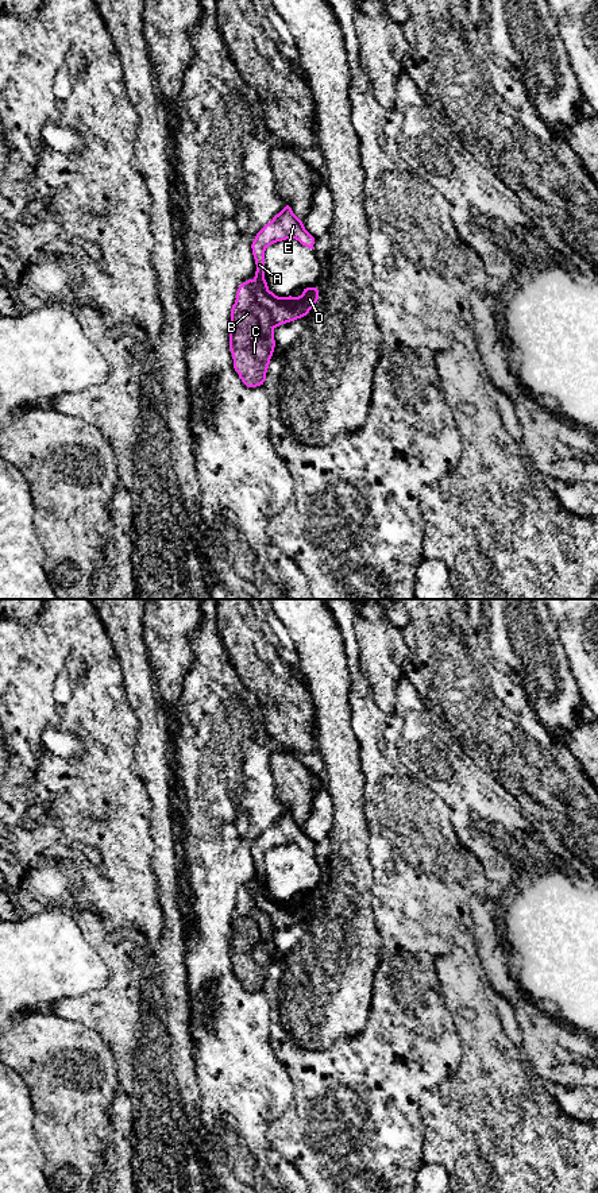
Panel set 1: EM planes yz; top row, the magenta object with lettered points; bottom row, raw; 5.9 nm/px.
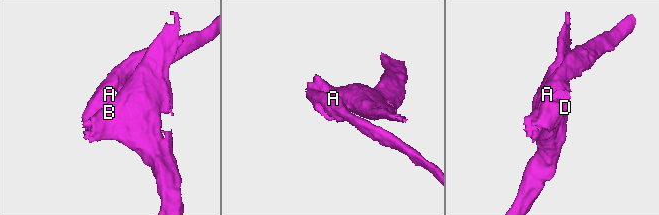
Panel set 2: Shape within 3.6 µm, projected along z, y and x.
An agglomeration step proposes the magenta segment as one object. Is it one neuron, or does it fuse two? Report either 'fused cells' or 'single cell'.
fused cells

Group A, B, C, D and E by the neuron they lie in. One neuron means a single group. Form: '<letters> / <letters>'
A D E / B C

